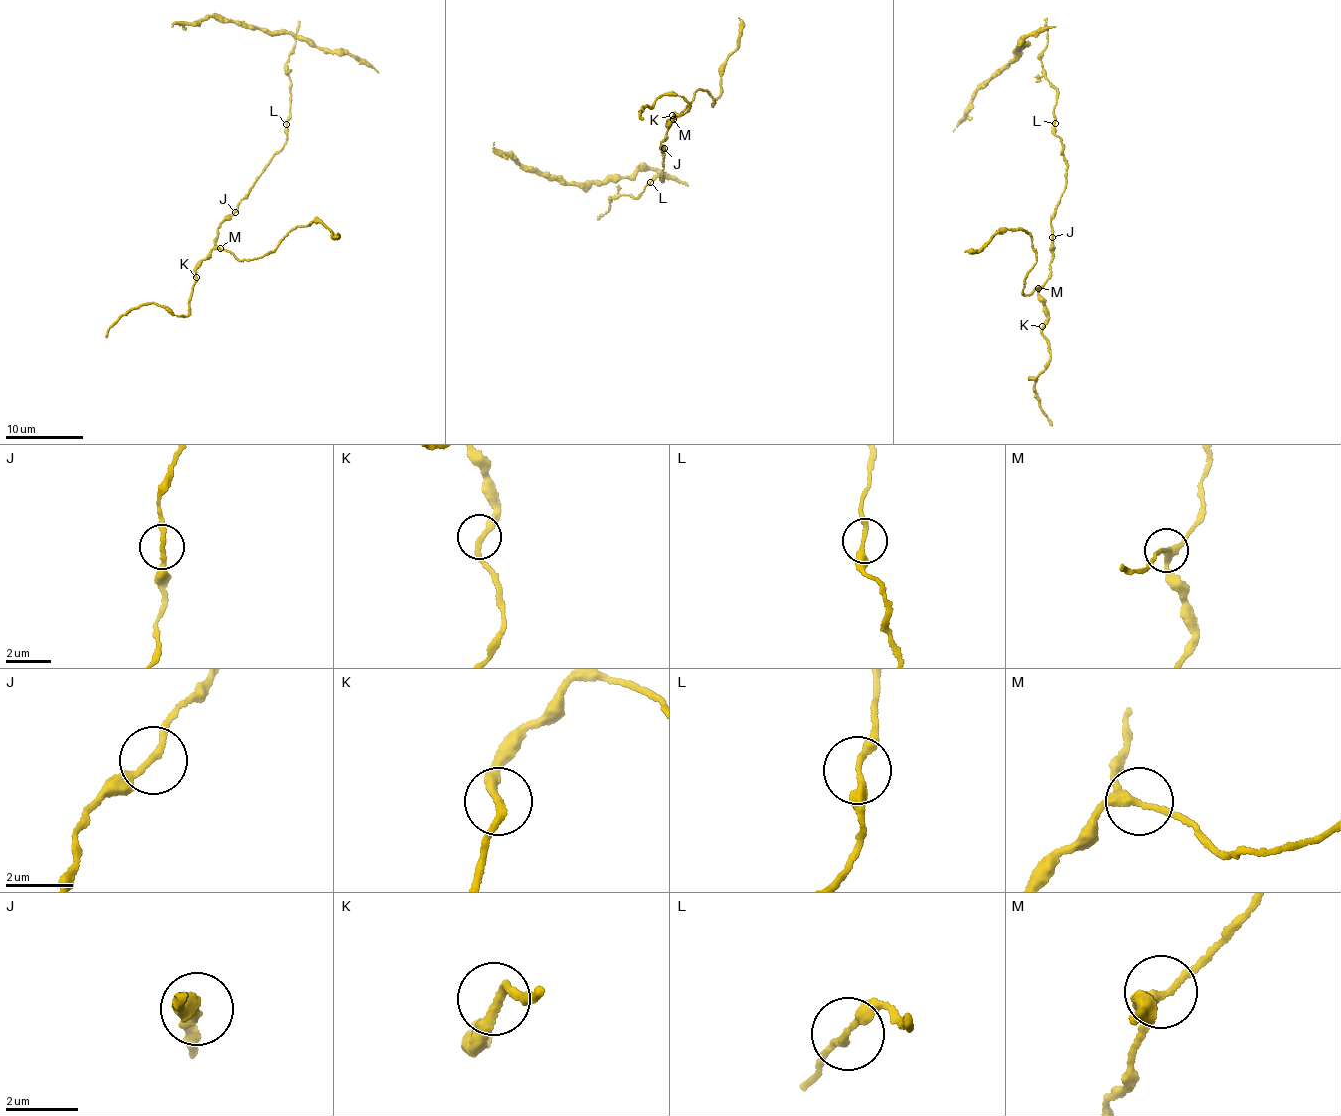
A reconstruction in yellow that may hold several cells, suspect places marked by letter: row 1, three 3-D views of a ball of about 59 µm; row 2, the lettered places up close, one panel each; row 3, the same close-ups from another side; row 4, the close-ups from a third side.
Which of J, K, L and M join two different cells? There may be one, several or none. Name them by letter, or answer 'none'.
none

